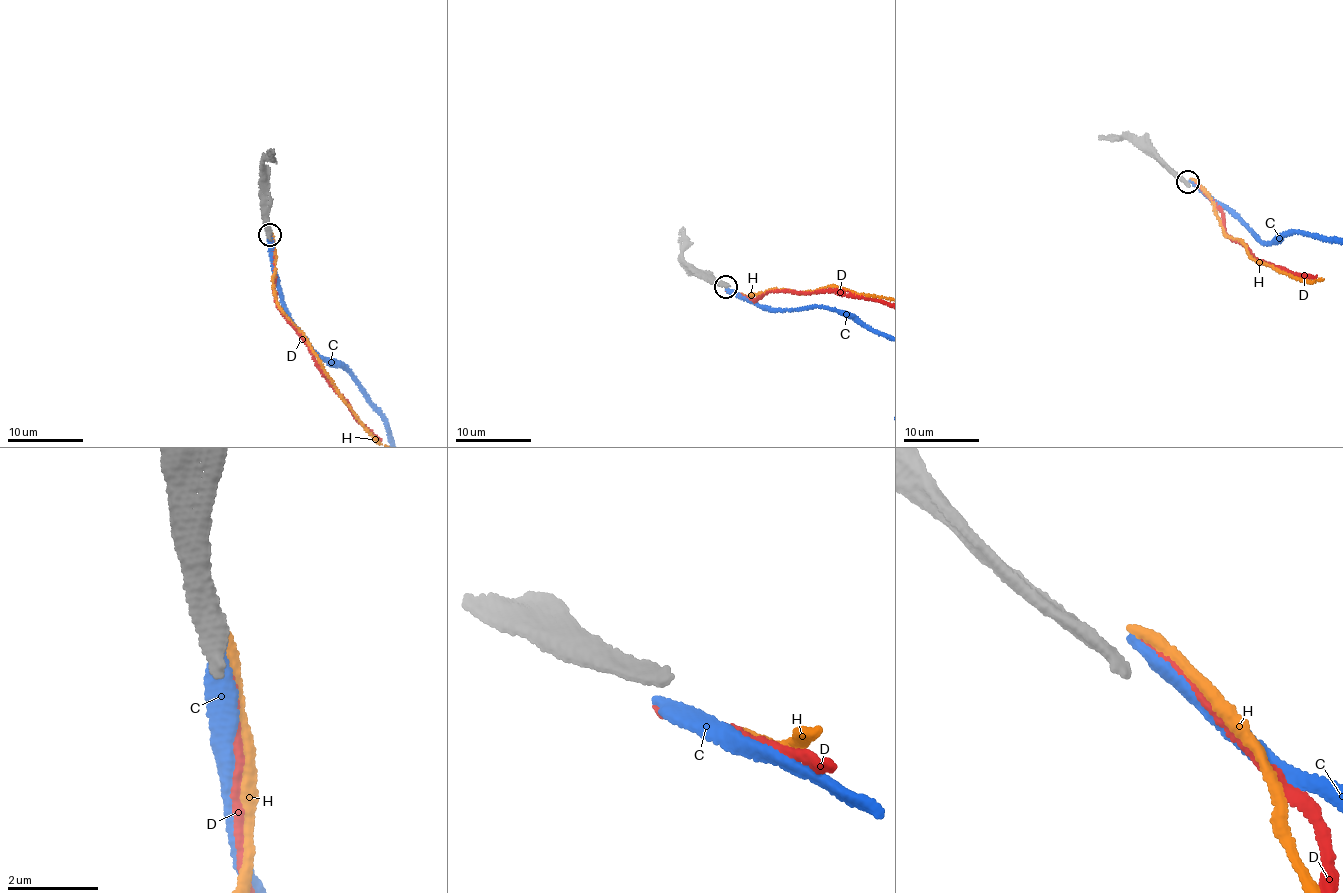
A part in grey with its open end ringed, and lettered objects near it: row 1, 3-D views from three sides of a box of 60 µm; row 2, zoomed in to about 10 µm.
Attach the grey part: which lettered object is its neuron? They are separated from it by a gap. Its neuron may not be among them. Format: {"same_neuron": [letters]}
{"same_neuron": ["C"]}

